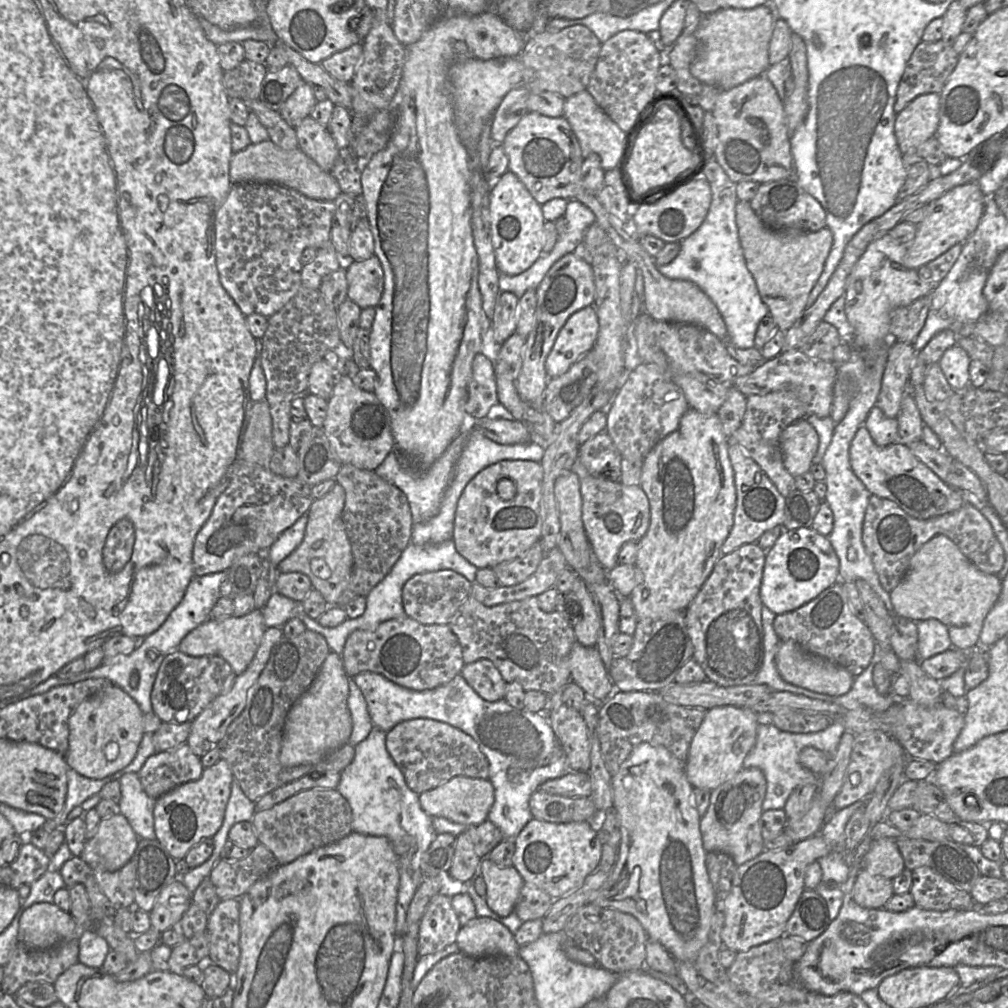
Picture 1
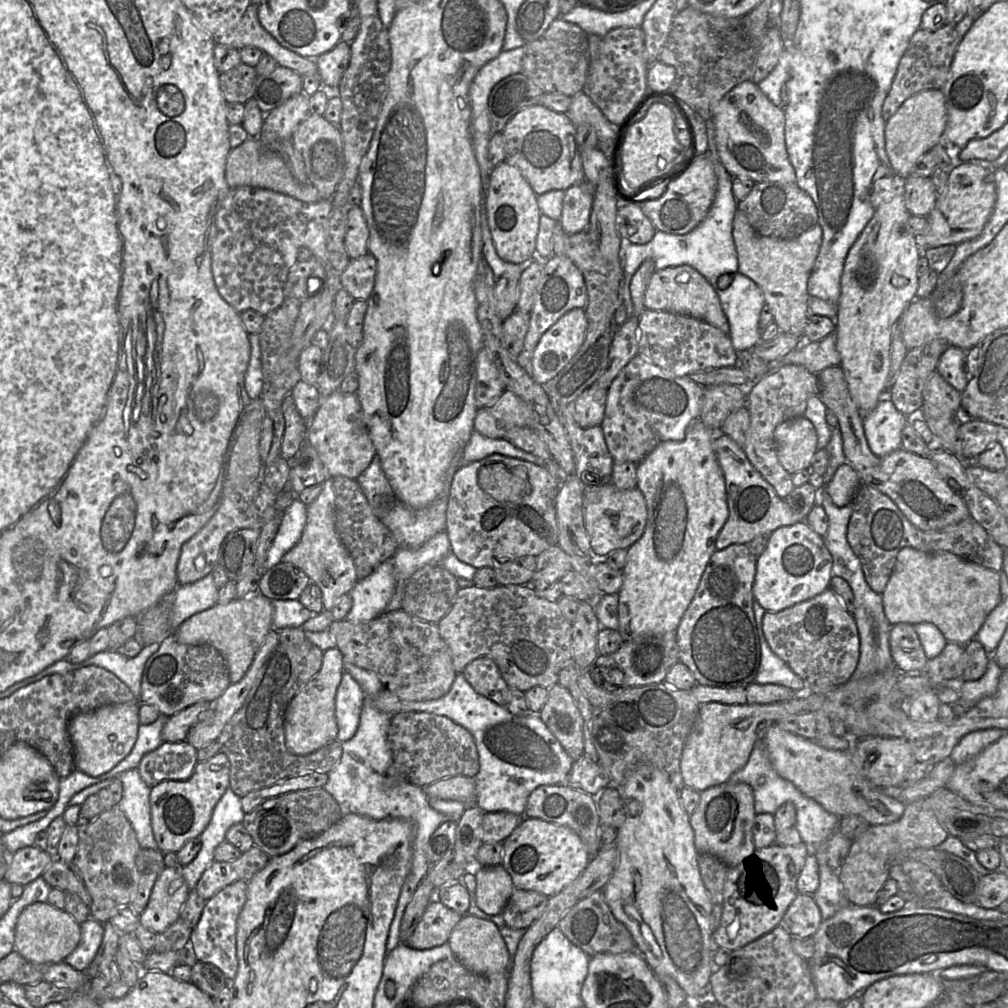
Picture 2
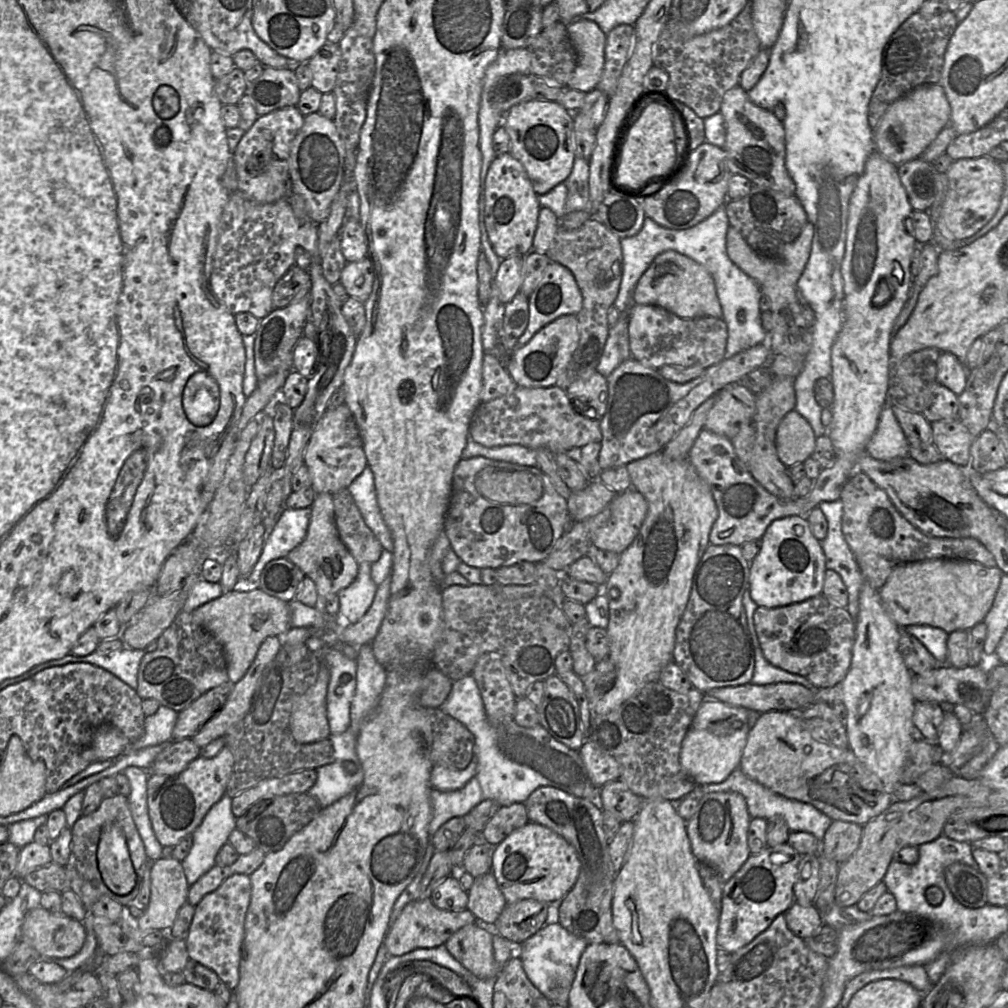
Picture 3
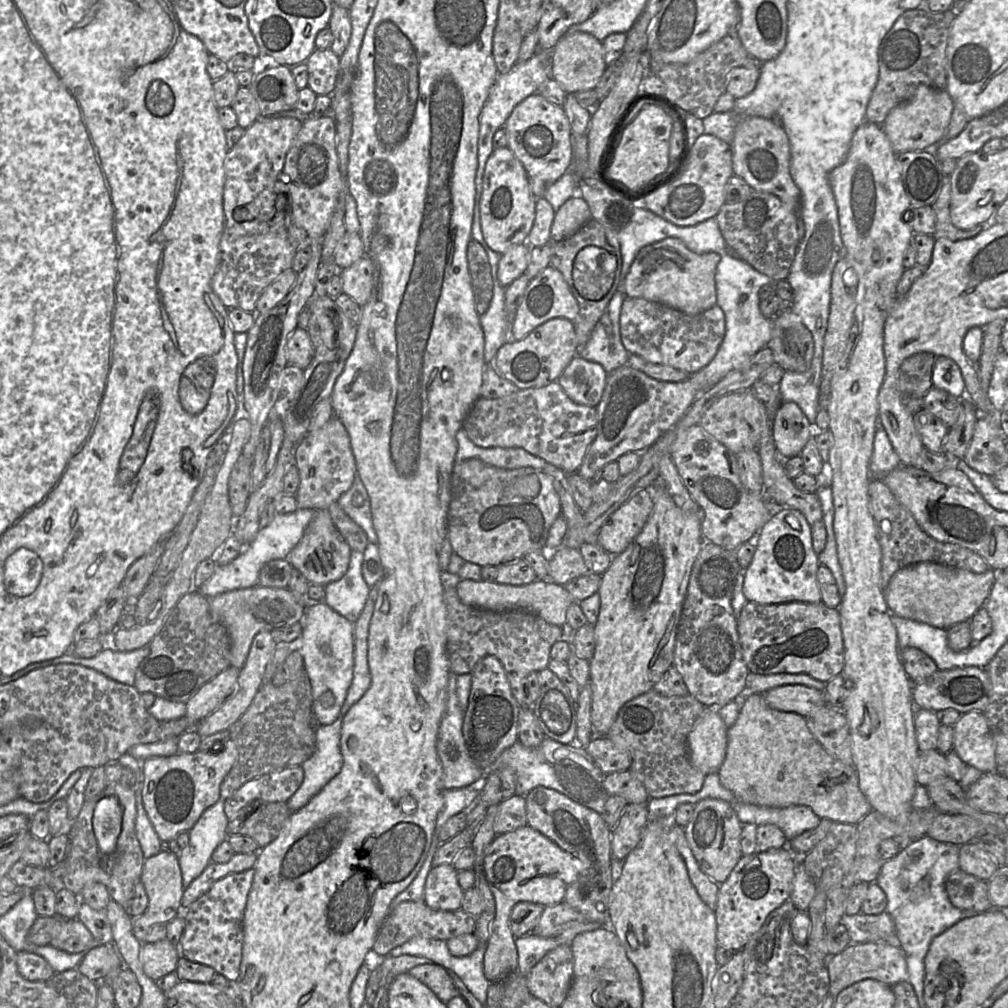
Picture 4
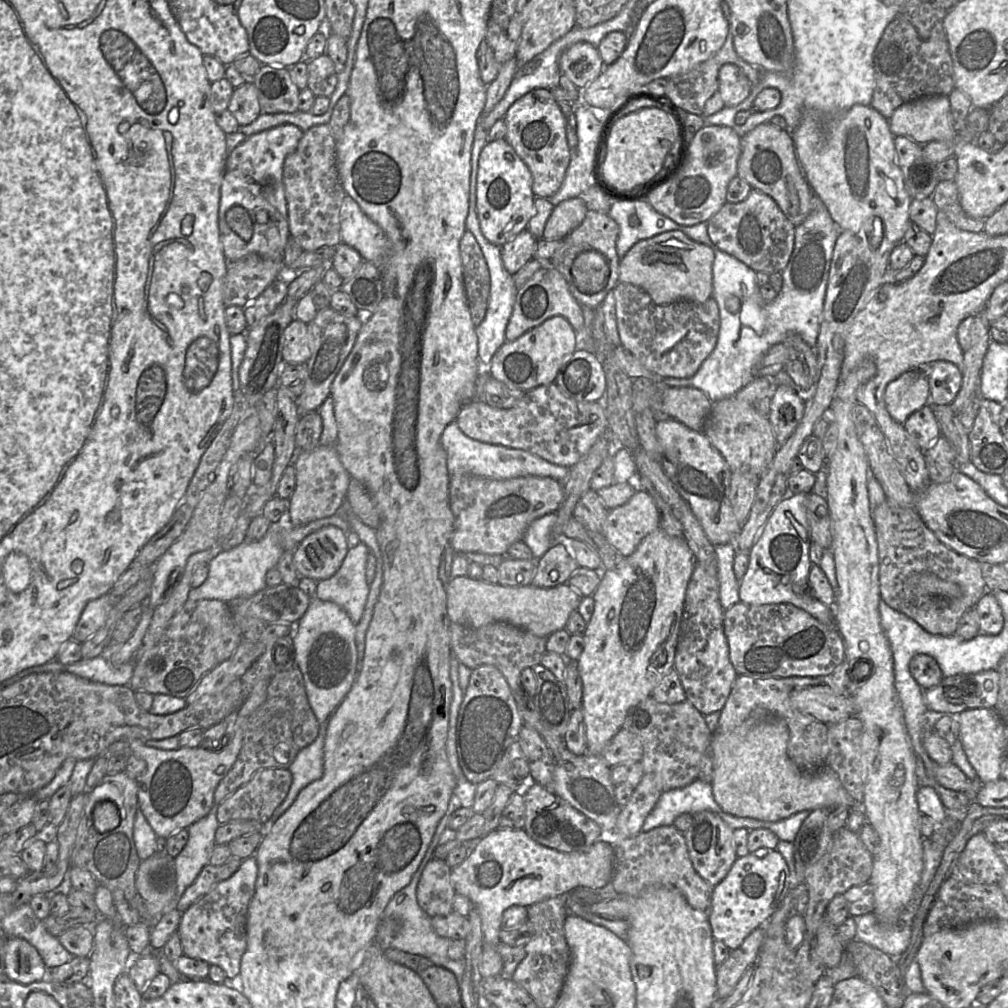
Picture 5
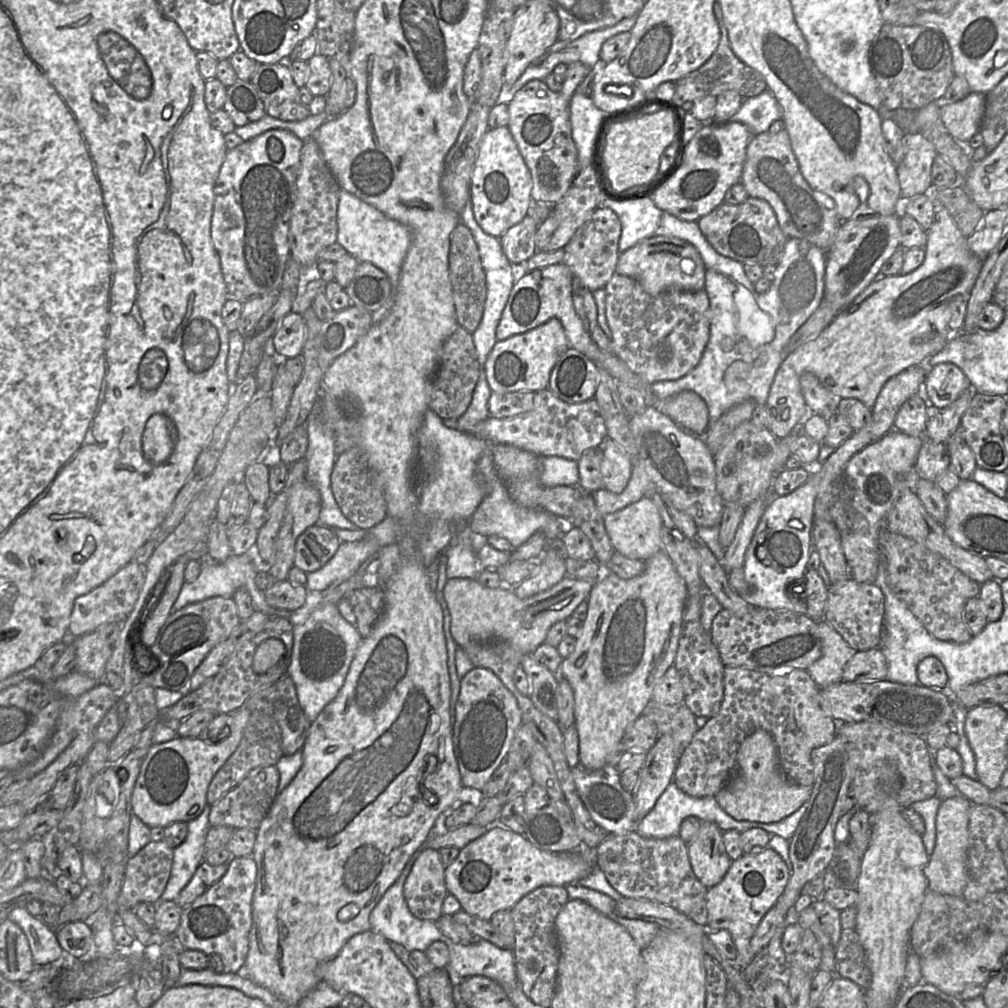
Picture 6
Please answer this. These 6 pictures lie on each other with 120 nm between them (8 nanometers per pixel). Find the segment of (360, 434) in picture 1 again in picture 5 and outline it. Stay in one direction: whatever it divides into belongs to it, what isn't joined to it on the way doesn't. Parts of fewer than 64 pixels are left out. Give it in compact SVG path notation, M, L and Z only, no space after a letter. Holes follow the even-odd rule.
M317 445L308 451L298 451L294 460L295 489L287 499L287 517L294 526L333 516L345 501L351 476L343 467L336 447Z

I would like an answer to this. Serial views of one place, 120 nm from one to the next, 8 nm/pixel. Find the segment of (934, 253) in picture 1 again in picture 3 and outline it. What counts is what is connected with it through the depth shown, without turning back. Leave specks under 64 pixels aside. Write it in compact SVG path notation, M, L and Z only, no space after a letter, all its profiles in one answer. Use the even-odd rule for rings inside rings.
M990 156L962 158L952 162L947 177L949 189L942 209L944 223L956 239L971 237L992 219L1000 205L1004 190L1001 164Z

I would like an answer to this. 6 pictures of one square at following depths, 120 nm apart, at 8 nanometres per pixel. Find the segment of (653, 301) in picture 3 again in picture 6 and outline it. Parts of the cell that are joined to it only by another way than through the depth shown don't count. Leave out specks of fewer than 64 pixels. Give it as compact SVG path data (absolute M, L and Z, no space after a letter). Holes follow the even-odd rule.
M674 236L647 238L620 253L616 273L634 278L653 296L668 289L686 291L705 289L705 265L699 251L691 243Z

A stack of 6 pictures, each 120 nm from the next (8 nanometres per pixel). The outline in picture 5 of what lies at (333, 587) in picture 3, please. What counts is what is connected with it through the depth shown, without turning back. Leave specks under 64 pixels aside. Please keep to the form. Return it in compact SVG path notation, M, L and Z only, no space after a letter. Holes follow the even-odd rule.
M328 525L308 534L293 551L292 560L300 576L318 582L338 571L348 549L346 533Z

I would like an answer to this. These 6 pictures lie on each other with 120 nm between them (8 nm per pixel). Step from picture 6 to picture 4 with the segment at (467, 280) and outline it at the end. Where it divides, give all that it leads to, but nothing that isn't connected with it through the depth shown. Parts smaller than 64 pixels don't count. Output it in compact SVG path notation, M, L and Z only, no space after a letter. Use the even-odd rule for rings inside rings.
M471 239L467 246L467 261L471 275L475 308L479 316L489 308L493 297L491 265L483 246Z

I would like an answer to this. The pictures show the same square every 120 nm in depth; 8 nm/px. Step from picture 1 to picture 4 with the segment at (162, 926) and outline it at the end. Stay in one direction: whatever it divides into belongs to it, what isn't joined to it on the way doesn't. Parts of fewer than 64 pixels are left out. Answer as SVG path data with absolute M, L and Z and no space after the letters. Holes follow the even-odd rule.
M160 851L158 854L145 859L140 881L147 893L148 907L141 916L134 918L133 934L144 943L146 935L154 925L168 924L183 912L181 900L185 889L182 883L178 857L170 851Z

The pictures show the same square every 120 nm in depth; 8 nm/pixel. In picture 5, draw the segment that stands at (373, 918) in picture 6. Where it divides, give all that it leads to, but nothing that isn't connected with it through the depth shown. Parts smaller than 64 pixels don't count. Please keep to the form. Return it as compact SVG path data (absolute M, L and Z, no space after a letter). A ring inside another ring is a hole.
M434 841L433 844L431 844L431 846L427 848L427 851L419 867L411 878L411 881L407 886L405 886L393 895L383 911L382 918L399 918L401 920L401 929L391 941L392 948L428 958L430 961L433 962L434 965L443 967L451 971L456 976L456 979L460 985L465 971L466 962L464 959L456 961L448 957L448 941L450 939L439 936L435 932L431 924L431 917L429 917L421 909L416 897L416 889L421 874L429 860L434 858L434 850L438 846L438 844L438 841Z

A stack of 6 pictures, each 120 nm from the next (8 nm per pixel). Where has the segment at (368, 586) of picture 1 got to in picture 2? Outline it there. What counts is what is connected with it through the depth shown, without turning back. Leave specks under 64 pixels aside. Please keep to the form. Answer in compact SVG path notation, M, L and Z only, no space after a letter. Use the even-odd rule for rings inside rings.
M345 476L332 478L335 491L335 527L337 534L352 557L357 580L371 575L384 561L392 558L399 546L387 526L375 514L356 479Z

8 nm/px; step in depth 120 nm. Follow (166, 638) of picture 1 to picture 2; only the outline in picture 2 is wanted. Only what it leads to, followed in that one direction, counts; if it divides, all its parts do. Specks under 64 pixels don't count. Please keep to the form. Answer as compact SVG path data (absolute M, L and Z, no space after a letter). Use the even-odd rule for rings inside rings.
M212 574L194 583L178 585L173 591L172 632L189 617L218 604L218 590Z

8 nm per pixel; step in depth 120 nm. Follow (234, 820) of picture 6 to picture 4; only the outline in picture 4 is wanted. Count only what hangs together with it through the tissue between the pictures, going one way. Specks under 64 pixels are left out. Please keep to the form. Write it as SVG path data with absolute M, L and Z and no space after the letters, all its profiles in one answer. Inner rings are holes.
M298 766L270 772L246 782L225 800L227 819L236 819L241 809L255 800L287 802L302 784L303 777L303 769Z

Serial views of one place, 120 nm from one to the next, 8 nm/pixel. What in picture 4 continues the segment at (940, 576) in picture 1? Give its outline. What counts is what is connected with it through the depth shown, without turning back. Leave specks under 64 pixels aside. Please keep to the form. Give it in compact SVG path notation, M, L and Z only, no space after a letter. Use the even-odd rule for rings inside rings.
M922 562L897 571L884 590L884 598L891 614L947 630L960 622L970 621L984 607L996 582L996 573L989 569L976 574L943 564Z

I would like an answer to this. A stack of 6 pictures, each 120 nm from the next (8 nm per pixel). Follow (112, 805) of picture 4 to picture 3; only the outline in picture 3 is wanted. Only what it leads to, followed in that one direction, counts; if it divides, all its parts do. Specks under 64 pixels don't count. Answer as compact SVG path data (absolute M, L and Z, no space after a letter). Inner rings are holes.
M107 823L102 827L97 860L103 881L114 894L127 895L134 889L137 875L118 824Z

